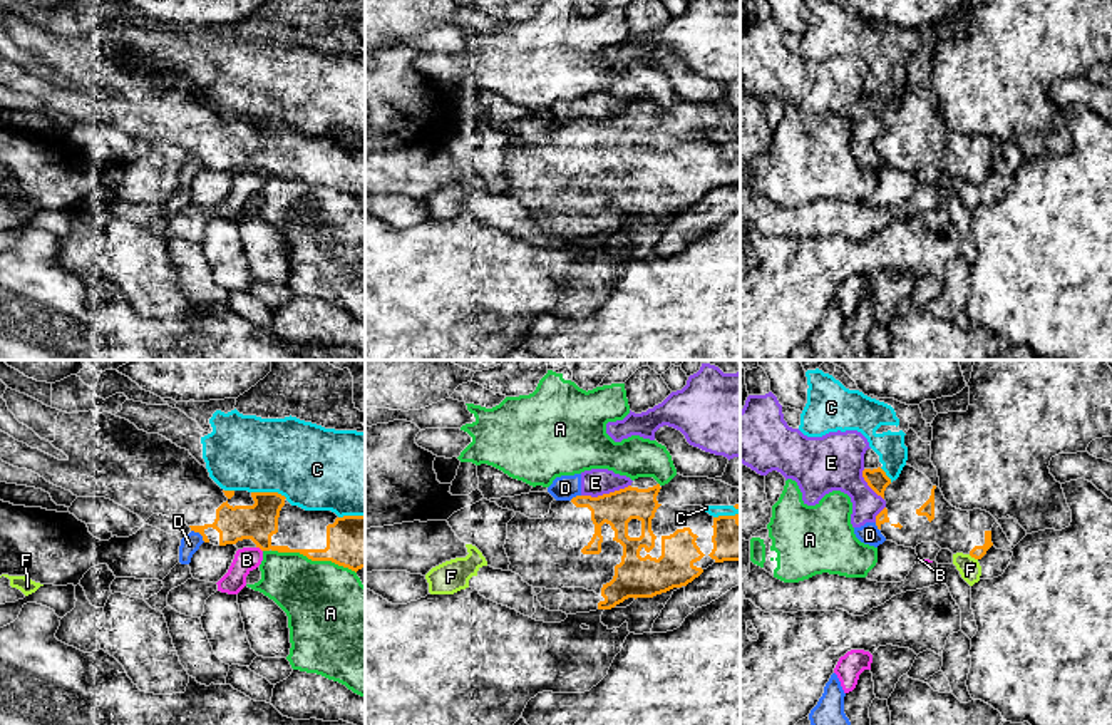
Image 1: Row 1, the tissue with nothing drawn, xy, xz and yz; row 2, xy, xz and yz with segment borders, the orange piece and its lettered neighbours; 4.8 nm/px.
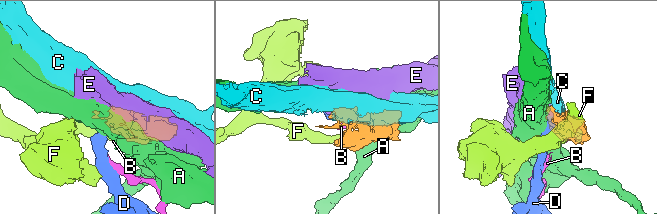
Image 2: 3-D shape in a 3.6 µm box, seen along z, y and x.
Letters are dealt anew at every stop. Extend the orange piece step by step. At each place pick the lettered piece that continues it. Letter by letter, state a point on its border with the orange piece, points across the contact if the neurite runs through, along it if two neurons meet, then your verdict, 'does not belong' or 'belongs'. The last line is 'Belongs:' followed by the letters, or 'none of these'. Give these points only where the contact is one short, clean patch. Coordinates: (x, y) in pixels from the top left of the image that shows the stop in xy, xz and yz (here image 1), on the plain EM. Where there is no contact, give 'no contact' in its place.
A: xy (314, 185) | does not belong
B: xy (260, 173) | along xy (257, 171), (262, 176) | does not belong
C: xy (270, 118) | does not belong
D: xy (200, 158) | along xy (191, 154), (205, 166) | does not belong
E: xz (605, 119) | along xz (630, 109), (597, 121), (581, 121) | does not belong
F: yz (973, 181) | along yz (968, 179), (977, 185) | does not belong
Belongs: none of these

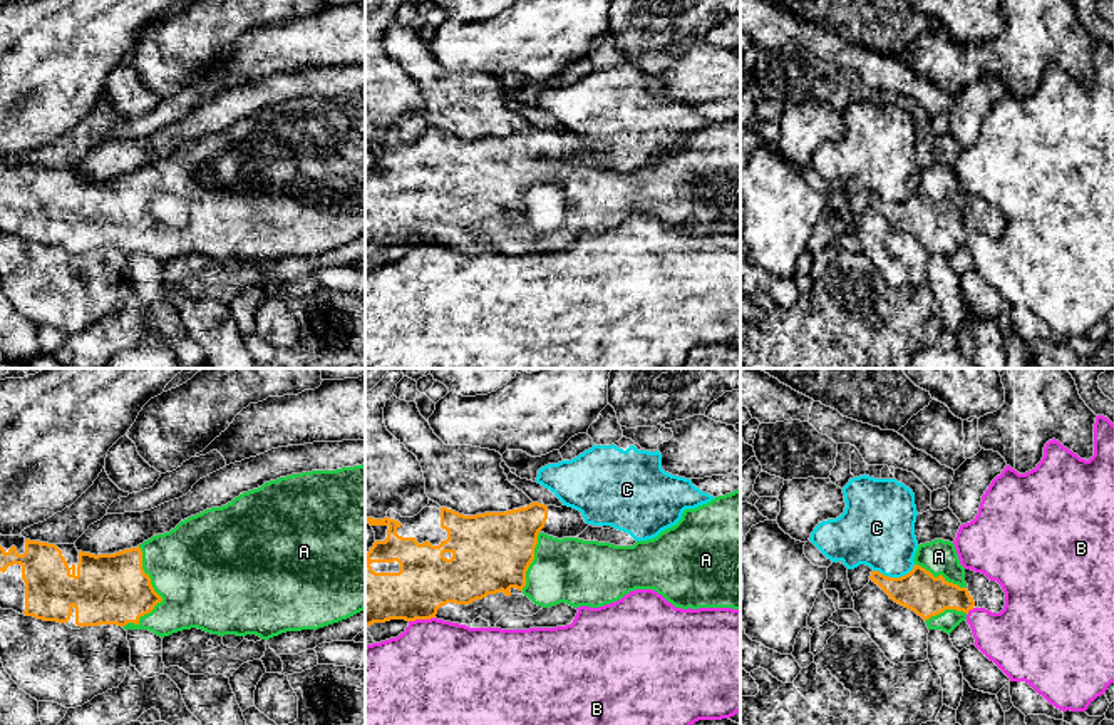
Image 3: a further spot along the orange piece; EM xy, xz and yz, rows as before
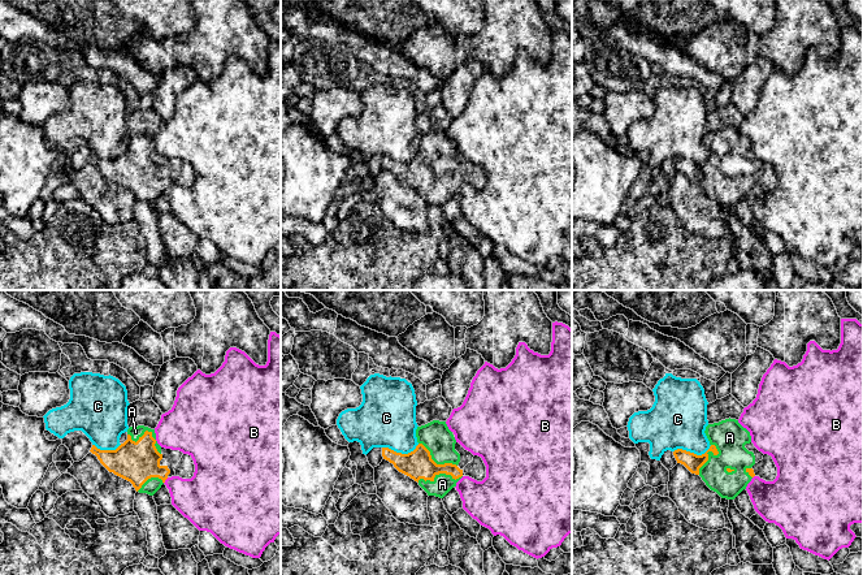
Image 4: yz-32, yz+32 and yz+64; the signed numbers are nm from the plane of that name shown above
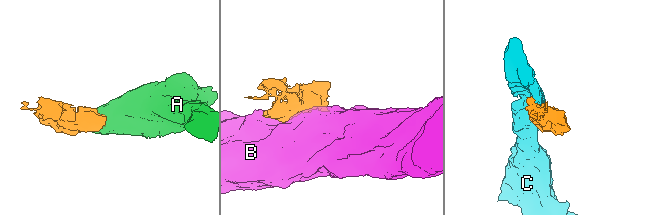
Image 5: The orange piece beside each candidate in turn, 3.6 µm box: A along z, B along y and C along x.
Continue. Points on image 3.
A: xy (156, 218) | belongs
B: xz (421, 243) | does not belong
C: yz (893, 203) | does not belong
Belongs: A

